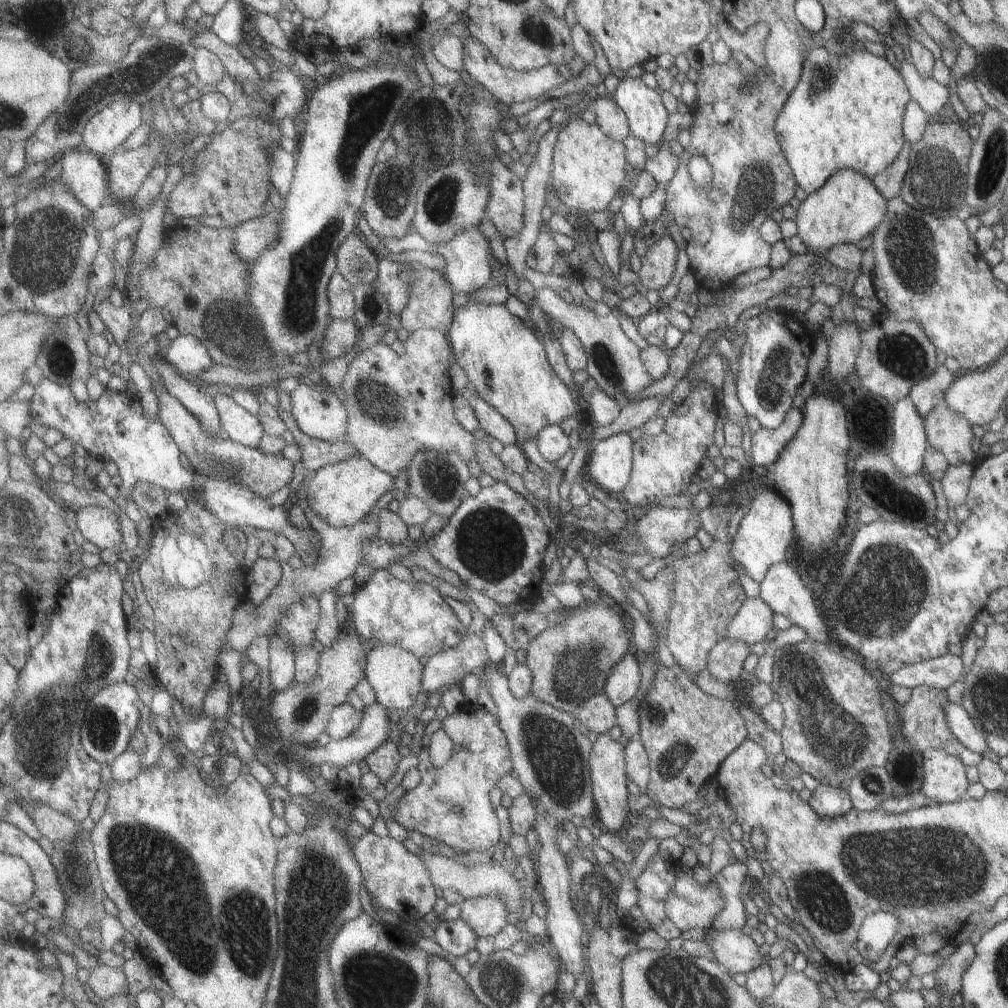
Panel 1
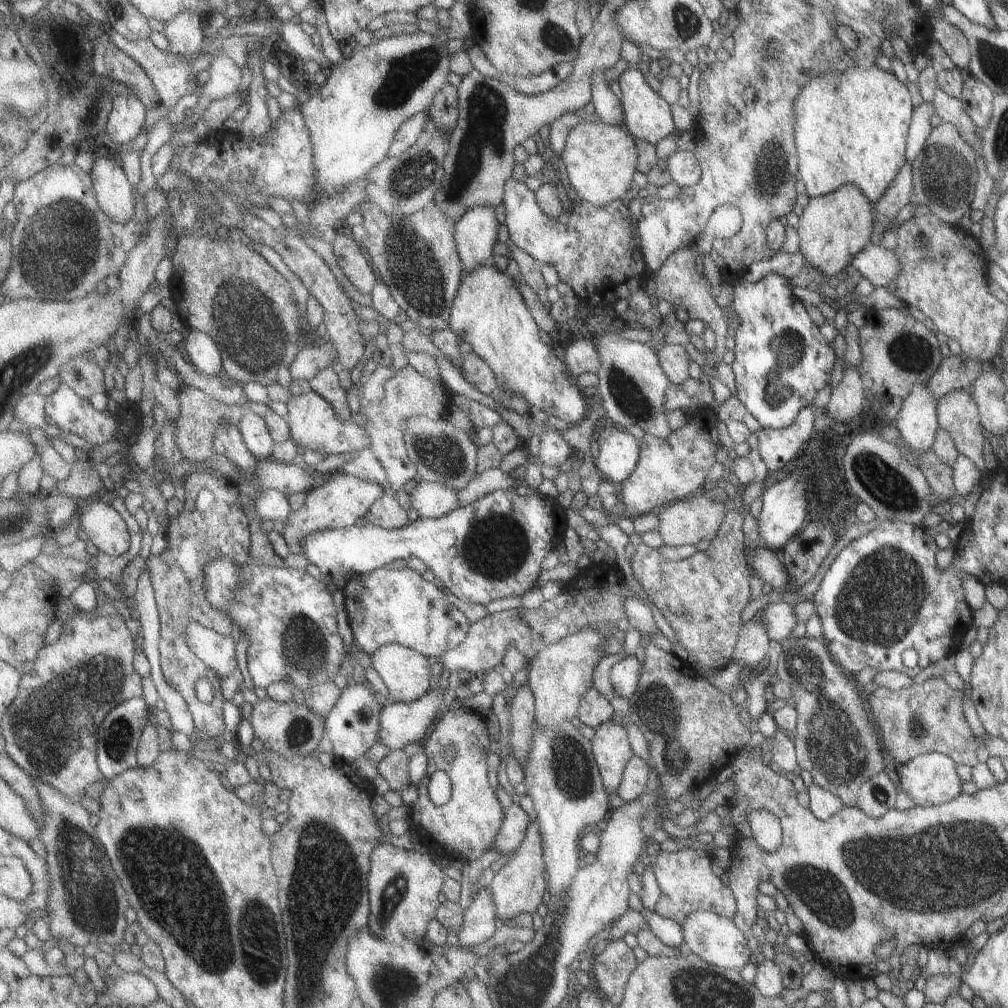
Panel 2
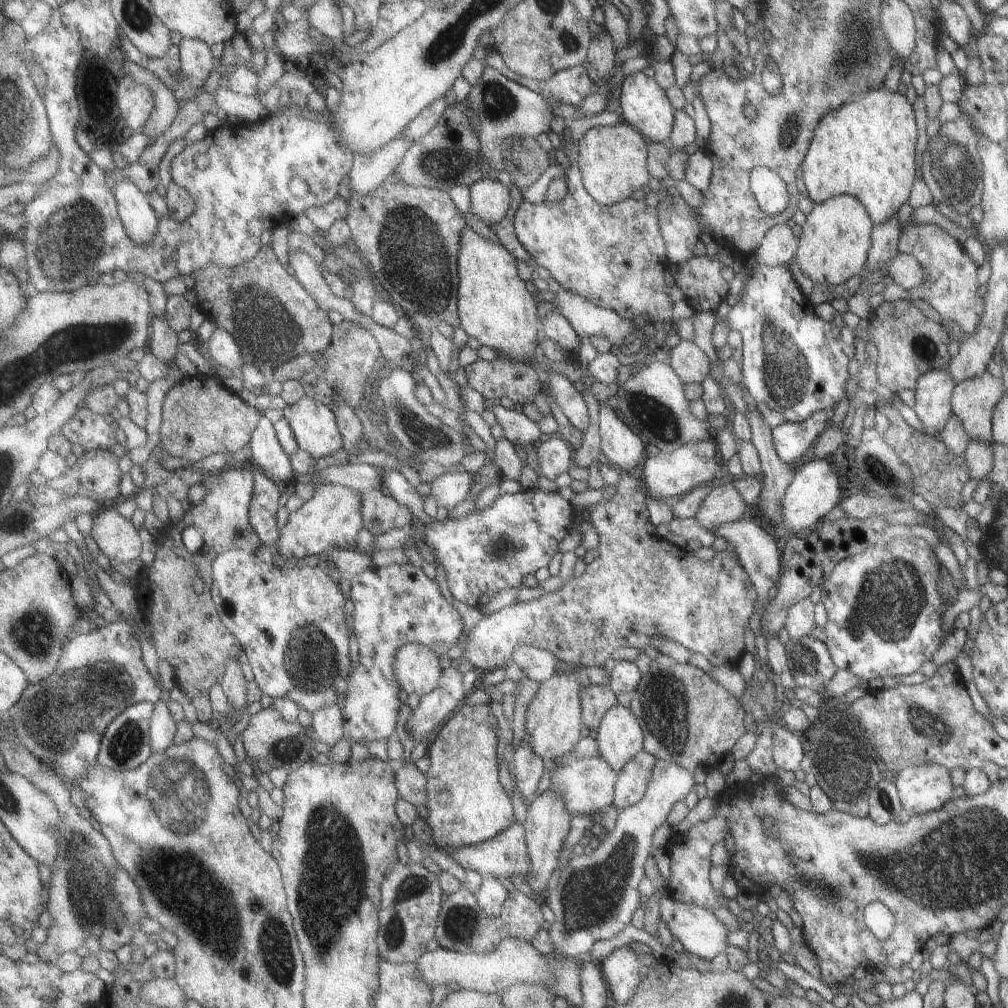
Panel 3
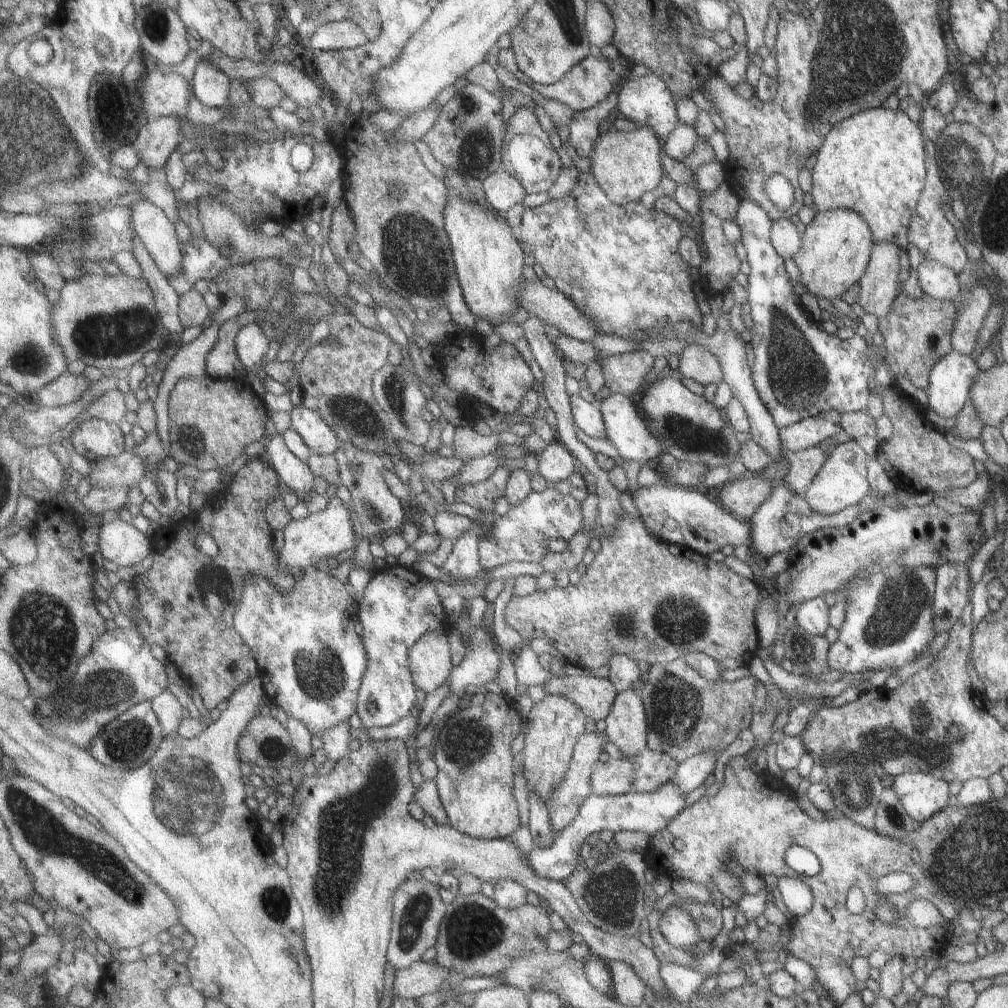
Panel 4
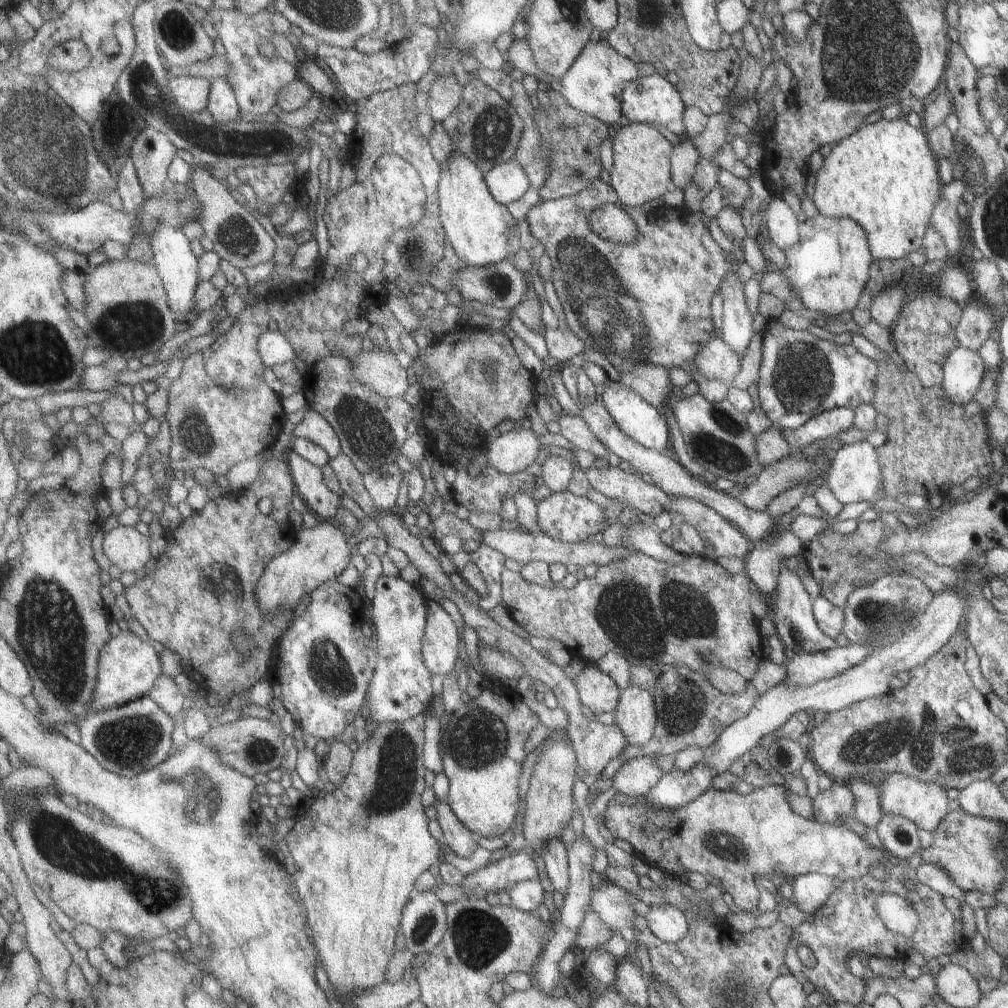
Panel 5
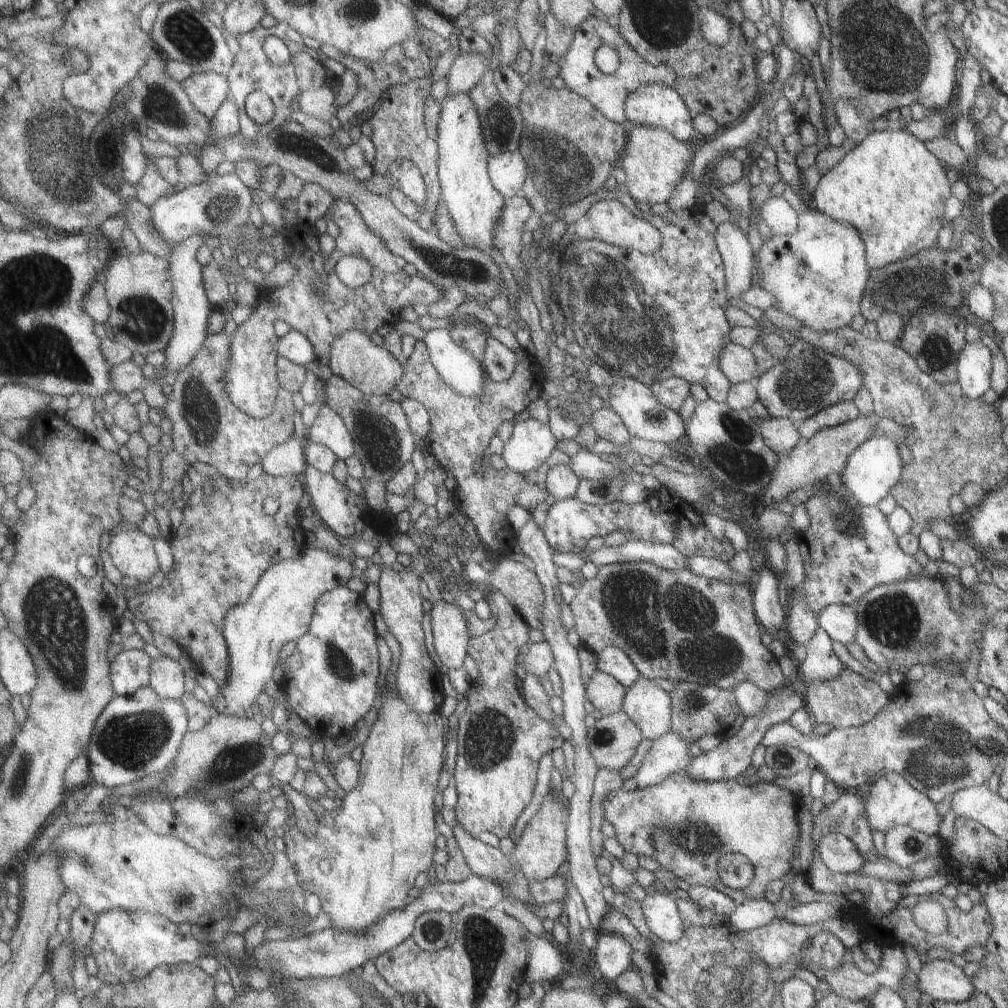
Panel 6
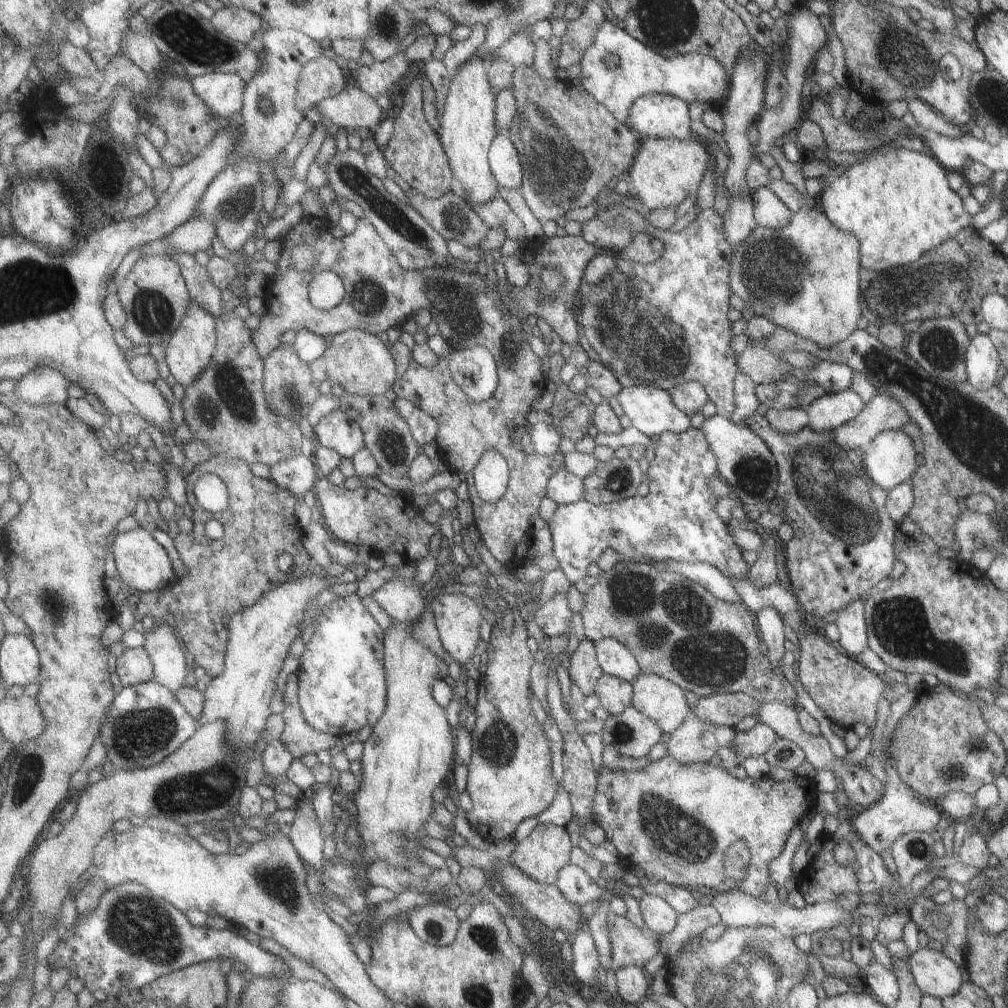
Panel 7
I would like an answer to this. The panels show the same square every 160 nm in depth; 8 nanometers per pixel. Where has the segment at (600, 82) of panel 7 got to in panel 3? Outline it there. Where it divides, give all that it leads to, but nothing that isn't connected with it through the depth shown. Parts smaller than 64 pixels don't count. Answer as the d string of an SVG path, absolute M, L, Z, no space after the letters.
M493 49L488 50L485 62L487 67L491 66L499 70L504 76L518 84L571 105L581 105L581 102L584 102L583 100L591 95L593 83L597 83L591 79L588 69L582 65L557 72L557 75L553 75L550 80L539 81L512 72L501 58L501 54Z

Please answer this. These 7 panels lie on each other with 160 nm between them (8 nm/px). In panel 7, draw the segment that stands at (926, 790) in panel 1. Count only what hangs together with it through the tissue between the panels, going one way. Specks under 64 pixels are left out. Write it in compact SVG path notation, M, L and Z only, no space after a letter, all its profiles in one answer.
M887 764L885 774L882 796L879 796L875 802L871 802L862 812L853 814L851 821L851 828L859 836L859 840L865 842L871 850L875 850L877 853L881 850L888 850L891 842L901 834L912 831L931 833L942 814L931 804L918 800L912 790L901 782L891 764Z

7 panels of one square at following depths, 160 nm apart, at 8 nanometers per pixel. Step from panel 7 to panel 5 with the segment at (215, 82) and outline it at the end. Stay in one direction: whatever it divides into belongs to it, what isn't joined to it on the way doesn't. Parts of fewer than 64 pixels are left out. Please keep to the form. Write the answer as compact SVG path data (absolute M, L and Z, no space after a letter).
M179 75L171 78L170 87L174 100L184 109L200 113L208 108L212 79Z

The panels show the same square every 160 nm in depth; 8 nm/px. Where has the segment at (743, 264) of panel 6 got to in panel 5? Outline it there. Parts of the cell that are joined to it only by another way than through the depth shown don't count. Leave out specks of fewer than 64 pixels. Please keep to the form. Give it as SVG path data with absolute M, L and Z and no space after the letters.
M733 273L724 279L722 292L722 325L718 330L718 336L743 356L756 333L753 326L755 314L749 310L745 298L745 281L741 282L737 273Z

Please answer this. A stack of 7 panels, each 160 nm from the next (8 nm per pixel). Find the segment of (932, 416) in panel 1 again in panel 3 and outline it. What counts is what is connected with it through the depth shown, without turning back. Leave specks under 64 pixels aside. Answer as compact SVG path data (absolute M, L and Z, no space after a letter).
M987 371L961 380L949 396L951 416L957 418L969 440L990 443L991 412L1004 395L1000 378L994 378Z

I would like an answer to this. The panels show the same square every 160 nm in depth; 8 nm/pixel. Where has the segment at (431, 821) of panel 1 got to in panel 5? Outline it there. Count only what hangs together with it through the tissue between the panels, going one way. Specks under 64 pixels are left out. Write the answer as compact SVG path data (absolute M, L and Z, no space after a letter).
M497 688L483 690L478 697L468 700L458 711L446 718L442 748L444 773L450 782L448 803L462 824L477 836L502 837L515 825L520 812L520 778L529 754L525 750L525 744L529 734L539 724L539 716L521 698L517 700L515 696L509 696Z

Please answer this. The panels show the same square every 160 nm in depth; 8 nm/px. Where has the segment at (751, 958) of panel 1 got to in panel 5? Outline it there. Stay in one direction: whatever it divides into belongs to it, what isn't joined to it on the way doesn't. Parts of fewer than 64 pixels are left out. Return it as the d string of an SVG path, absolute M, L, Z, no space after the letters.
M673 904L650 907L645 918L653 934L666 943L679 943L691 930L687 915Z

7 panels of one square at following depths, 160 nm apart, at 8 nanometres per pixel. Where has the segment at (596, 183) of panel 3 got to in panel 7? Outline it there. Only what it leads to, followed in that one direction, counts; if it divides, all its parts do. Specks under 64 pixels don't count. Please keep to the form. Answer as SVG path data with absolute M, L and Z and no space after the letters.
M641 136L639 150L637 150L637 155L635 156L635 161L631 168L628 169L626 173L626 180L629 183L629 192L635 194L640 201L645 204L649 209L661 209L661 208L677 208L689 194L696 194L697 190L699 190L699 186L701 186L701 182L703 182L703 178L705 178L705 174L707 174L707 170L709 170L709 156L713 158L711 155L711 149L703 146L701 142L698 142L697 138L694 140L678 140L675 138L656 138L655 136Z

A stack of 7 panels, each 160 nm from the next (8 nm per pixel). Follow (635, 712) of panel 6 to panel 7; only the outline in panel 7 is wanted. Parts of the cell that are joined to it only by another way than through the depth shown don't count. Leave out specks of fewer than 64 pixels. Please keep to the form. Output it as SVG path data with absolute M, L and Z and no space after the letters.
M642 673L632 684L632 706L651 718L665 735L677 731L691 716L687 692L667 678Z

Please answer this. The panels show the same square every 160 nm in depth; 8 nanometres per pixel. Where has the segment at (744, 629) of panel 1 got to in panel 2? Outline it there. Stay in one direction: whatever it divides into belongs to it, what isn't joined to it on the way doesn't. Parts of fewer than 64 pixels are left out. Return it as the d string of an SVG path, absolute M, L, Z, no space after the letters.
M783 601L766 604L754 616L757 616L759 612L761 612L761 626L769 640L779 642L789 638L791 630L798 622L793 614L793 605Z

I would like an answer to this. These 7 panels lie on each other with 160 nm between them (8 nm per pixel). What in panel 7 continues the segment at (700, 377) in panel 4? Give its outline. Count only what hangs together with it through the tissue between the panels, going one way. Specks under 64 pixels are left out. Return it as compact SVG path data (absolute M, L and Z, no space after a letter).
M750 346L740 354L736 354L737 370L747 374L757 386L763 382L773 382L783 378L791 367L779 360L774 352L761 346Z

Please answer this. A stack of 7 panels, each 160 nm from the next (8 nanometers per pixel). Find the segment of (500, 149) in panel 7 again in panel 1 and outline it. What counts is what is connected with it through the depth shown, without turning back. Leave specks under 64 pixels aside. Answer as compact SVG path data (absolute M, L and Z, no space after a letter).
M469 228L469 232L461 232L452 243L442 244L440 253L446 259L446 267L443 276L453 290L453 294L465 293L470 296L475 290L486 287L493 280L493 268L491 266L491 244L489 238L481 232L481 228Z

